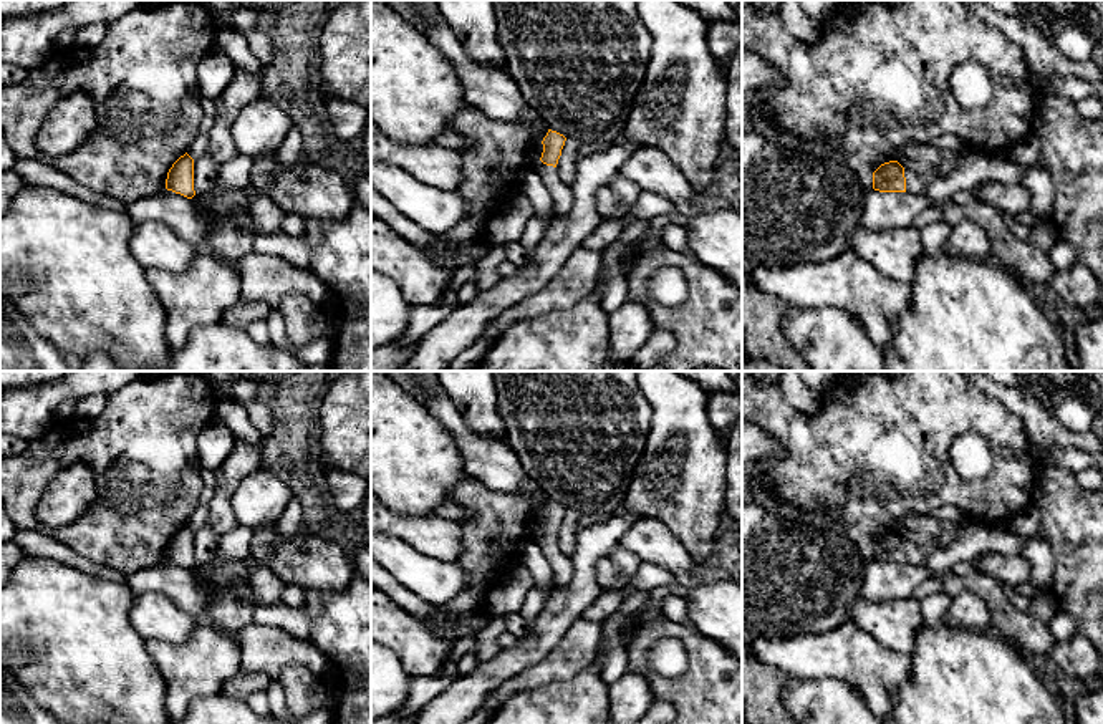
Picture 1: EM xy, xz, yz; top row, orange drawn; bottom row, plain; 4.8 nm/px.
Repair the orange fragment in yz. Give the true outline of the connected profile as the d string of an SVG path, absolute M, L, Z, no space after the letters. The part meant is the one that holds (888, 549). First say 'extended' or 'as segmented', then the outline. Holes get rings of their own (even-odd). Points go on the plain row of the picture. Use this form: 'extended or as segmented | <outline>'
extended | M942 522L939 535L926 545L906 542L898 532L881 535L873 543L873 560L879 563L911 563L922 567L931 552L947 547L957 535L959 527L952 522Z

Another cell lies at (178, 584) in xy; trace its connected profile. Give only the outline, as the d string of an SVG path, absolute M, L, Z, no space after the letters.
M164 560L159 565L126 575L124 583L134 596L144 593L167 596L181 611L185 611L194 620L195 626L222 631L234 643L238 643L237 633L227 631L209 616L209 598L200 591L190 570Z

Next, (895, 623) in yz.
M913 596L888 603L871 603L860 598L851 606L850 618L888 649L909 658L914 651L916 635L926 625L921 616L919 601Z

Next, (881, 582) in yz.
M868 562L861 577L861 598L871 603L888 603L913 596L929 573L911 563Z

